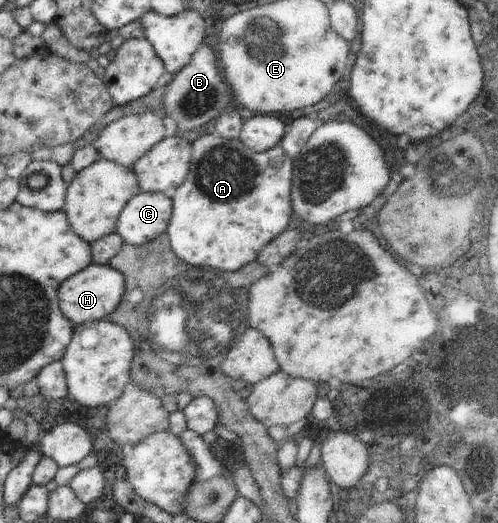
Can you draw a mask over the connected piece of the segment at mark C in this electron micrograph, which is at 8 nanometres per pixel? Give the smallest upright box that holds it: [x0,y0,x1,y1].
[115,193,173,246]

